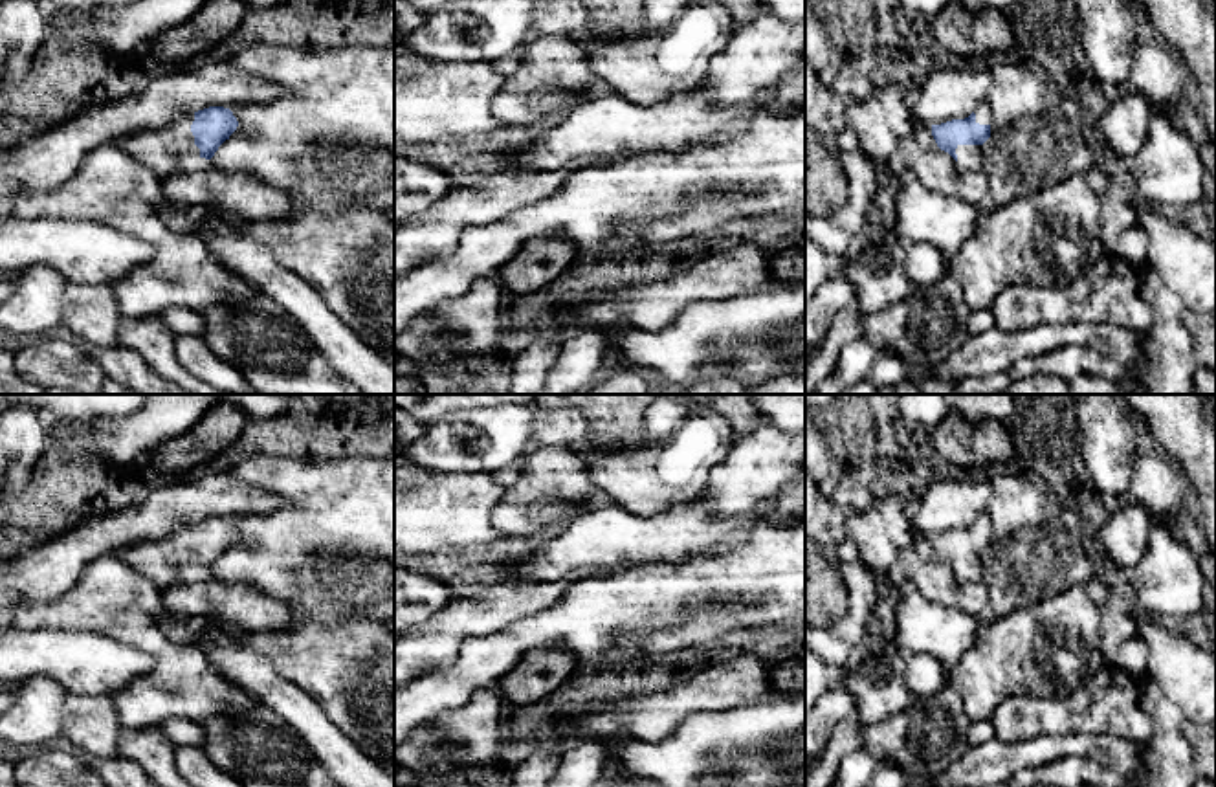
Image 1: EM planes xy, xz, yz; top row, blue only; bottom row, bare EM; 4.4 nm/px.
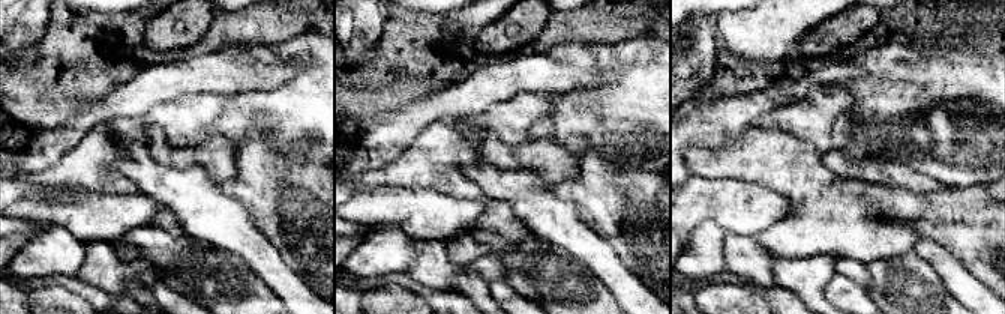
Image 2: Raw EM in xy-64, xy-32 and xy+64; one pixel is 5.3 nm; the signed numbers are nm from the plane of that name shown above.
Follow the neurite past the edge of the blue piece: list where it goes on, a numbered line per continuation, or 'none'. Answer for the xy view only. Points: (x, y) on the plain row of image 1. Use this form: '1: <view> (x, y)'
1: xy (171, 560)

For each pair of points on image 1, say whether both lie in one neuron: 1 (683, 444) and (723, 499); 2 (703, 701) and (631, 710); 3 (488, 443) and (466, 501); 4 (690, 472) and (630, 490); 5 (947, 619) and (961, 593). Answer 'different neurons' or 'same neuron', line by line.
1: different neurons
2: same neuron
3: different neurons
4: same neuron
5: different neurons

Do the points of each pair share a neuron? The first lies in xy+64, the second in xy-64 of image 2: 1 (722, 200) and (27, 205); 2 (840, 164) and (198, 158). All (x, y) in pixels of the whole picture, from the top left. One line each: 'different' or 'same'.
1: same
2: same

